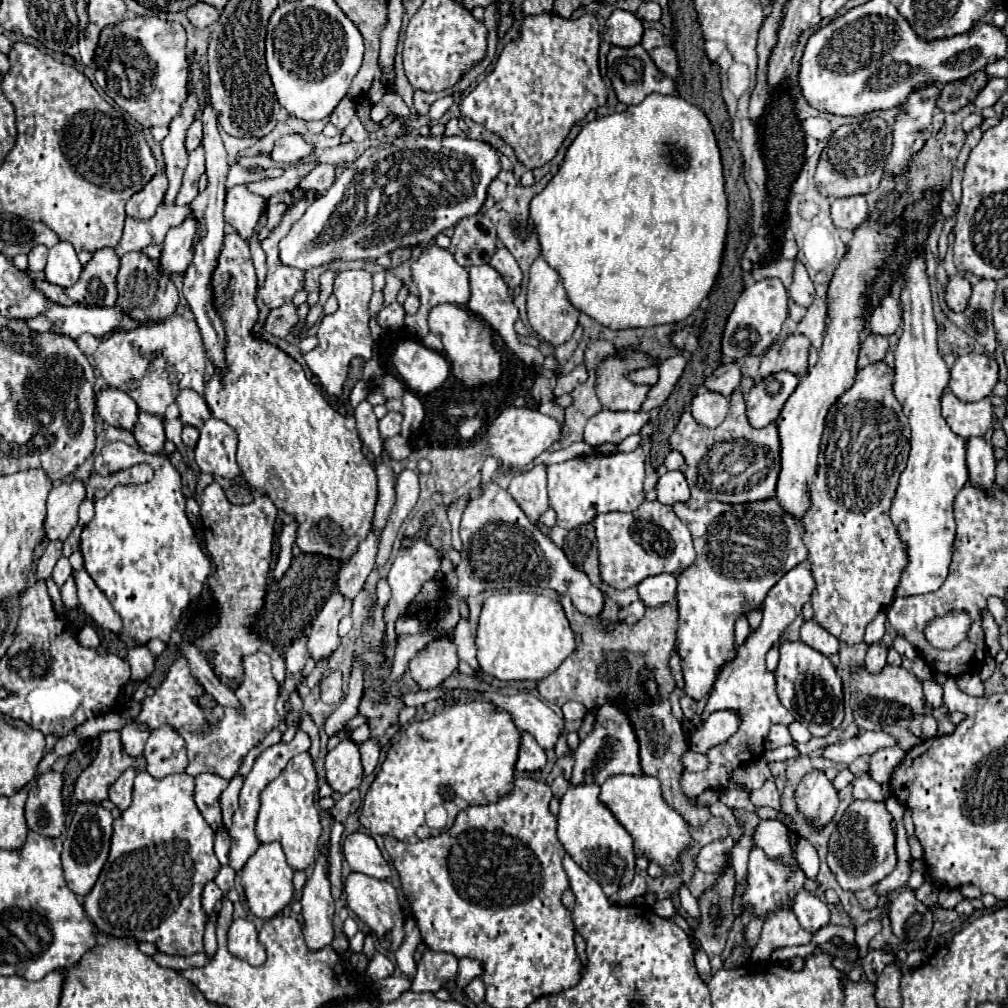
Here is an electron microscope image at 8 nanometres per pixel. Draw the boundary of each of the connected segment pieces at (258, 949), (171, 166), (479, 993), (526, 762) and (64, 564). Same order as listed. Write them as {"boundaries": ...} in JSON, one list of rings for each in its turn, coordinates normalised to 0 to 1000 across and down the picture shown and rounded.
{"boundaries":[[[[234,911],[226,921],[226,944],[234,950],[258,958],[264,952],[264,944],[256,935],[256,925],[250,913]]],[[[187,95],[187,99],[183,101],[183,107],[181,107],[181,113],[171,119],[169,123],[169,131],[167,135],[161,139],[161,151],[163,151],[163,159],[165,159],[165,171],[167,171],[167,188],[165,188],[165,194],[163,194],[163,202],[171,202],[177,188],[179,188],[179,183],[181,183],[181,173],[183,173],[183,167],[187,163],[187,151],[183,147],[183,139],[185,139],[185,129],[187,125],[192,121],[192,113],[198,109],[198,101],[194,95]]],[[[474,970],[474,972],[468,972],[464,978],[462,978],[462,982],[460,982],[464,988],[466,988],[466,992],[468,994],[478,994],[480,992],[480,974]]],[[[520,726],[518,728],[518,738],[516,738],[516,748],[512,756],[514,766],[534,766],[542,760],[542,746],[536,742],[536,738],[530,734],[528,728]]],[[[62,552],[58,558],[56,558],[56,562],[54,562],[54,567],[52,567],[52,571],[54,571],[54,577],[58,579],[58,581],[63,581],[63,577],[65,577],[65,573],[71,569],[71,563],[69,563],[69,558],[67,558],[67,554],[65,552]]]]}

